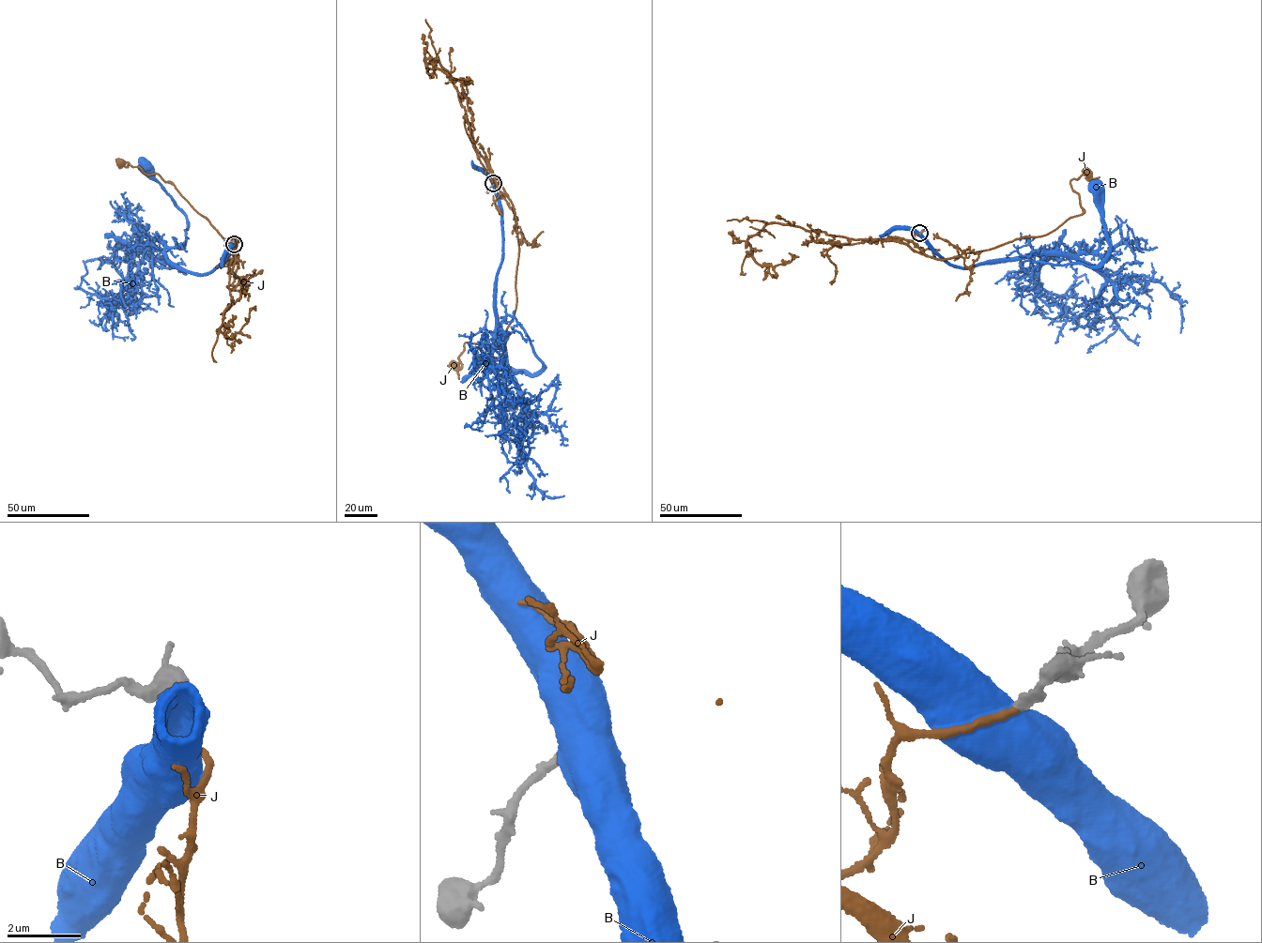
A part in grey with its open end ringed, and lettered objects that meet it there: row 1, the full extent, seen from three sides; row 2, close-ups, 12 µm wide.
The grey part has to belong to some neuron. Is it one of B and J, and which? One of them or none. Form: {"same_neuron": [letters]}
{"same_neuron": ["J"]}

